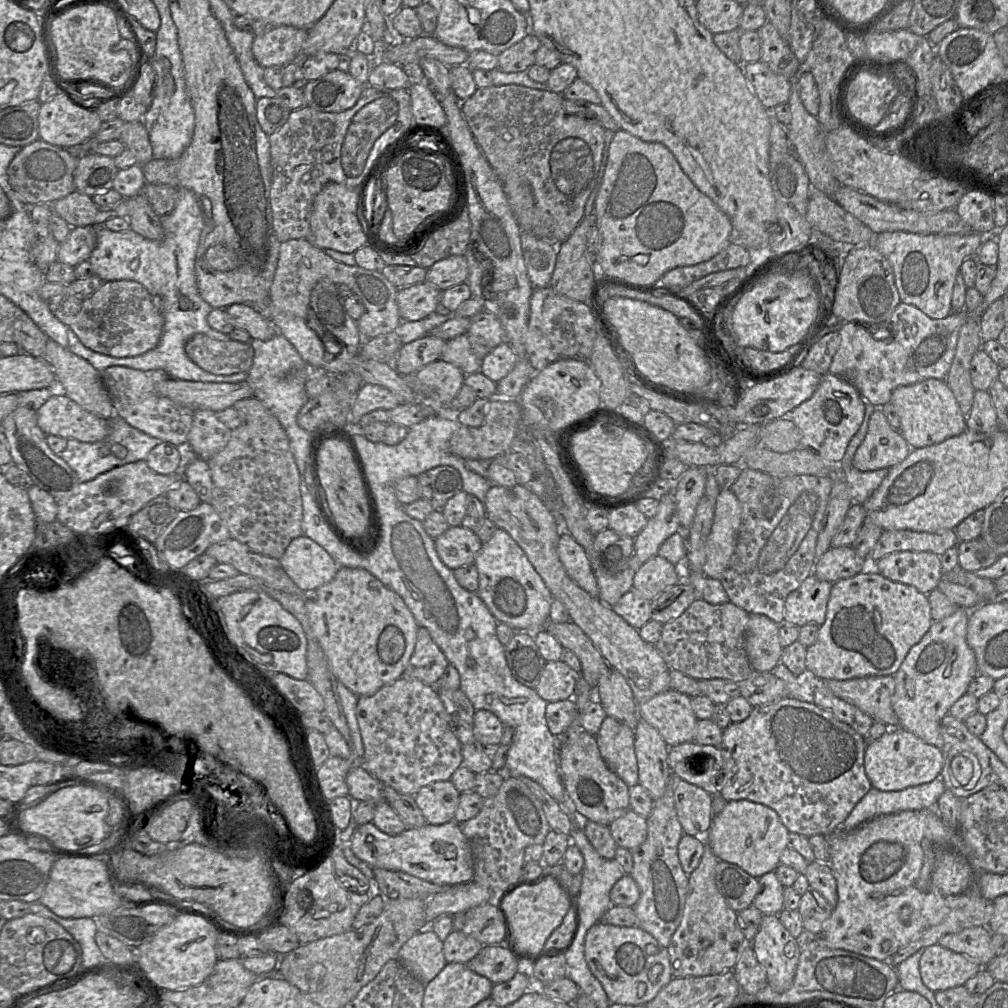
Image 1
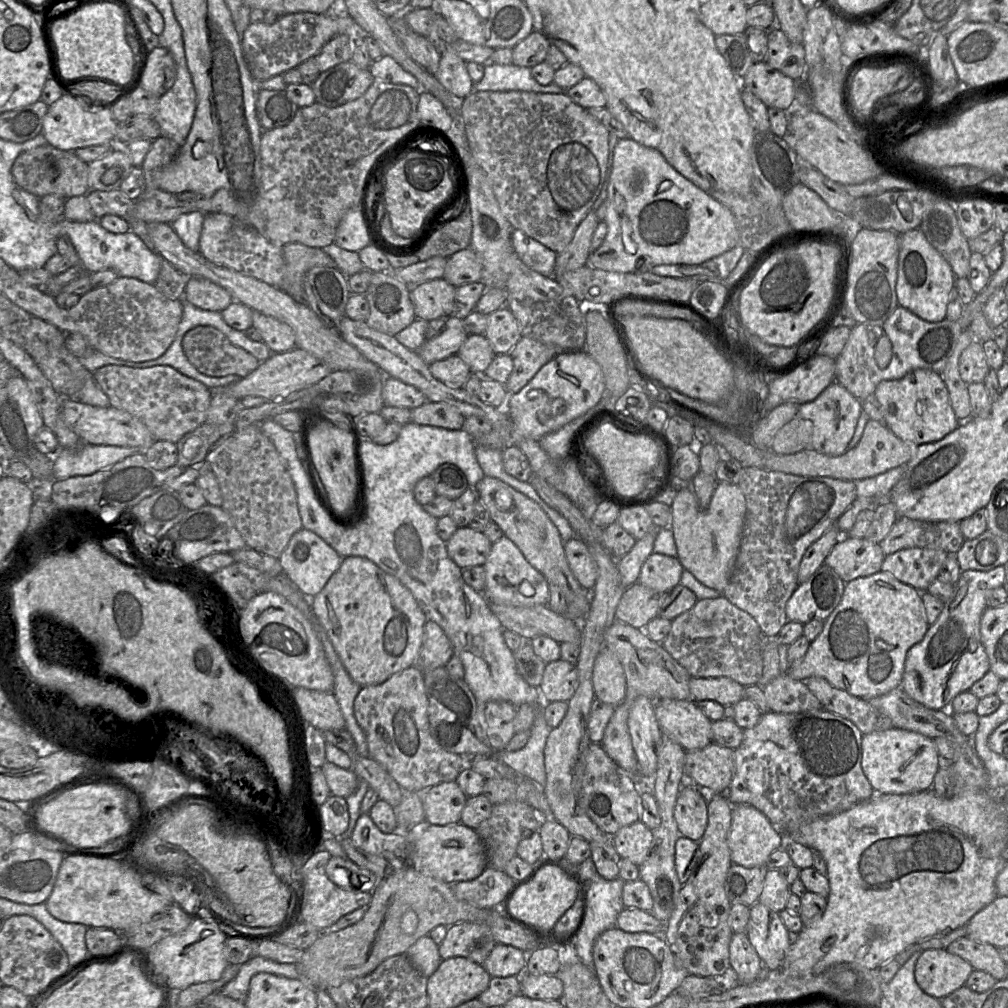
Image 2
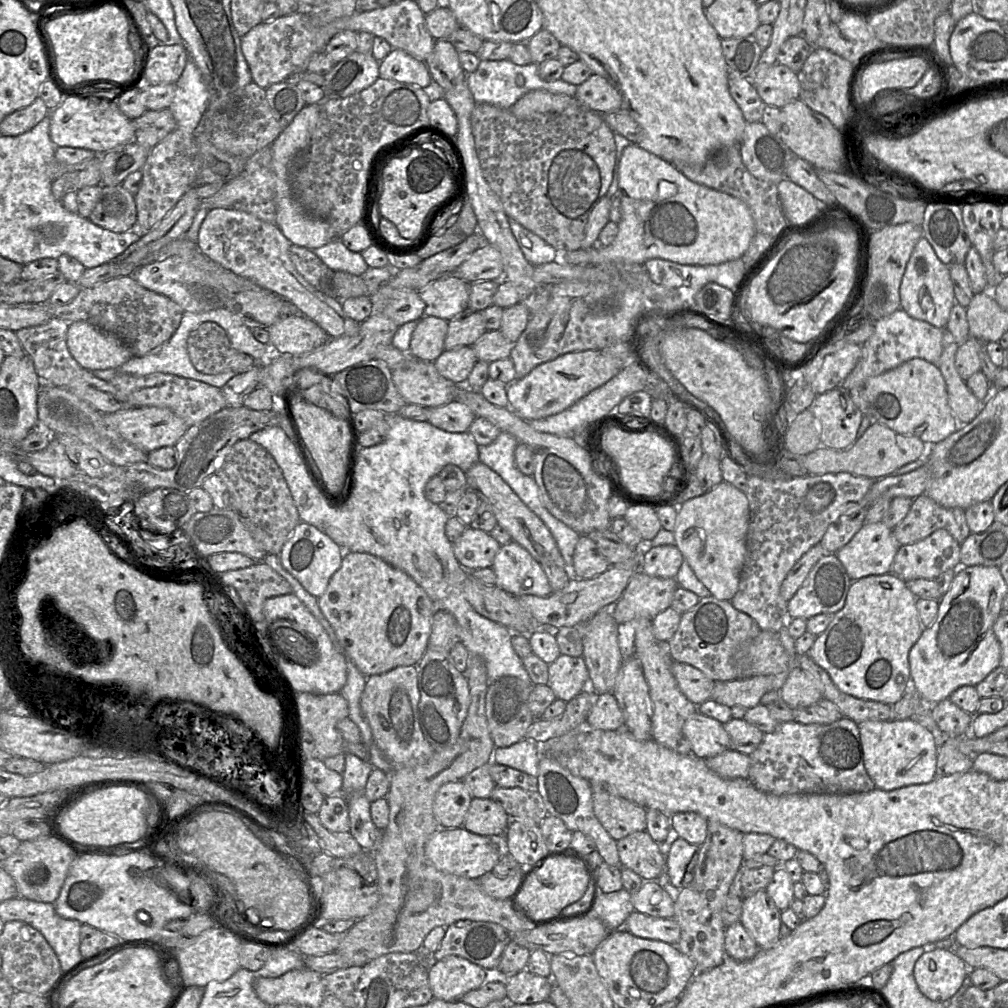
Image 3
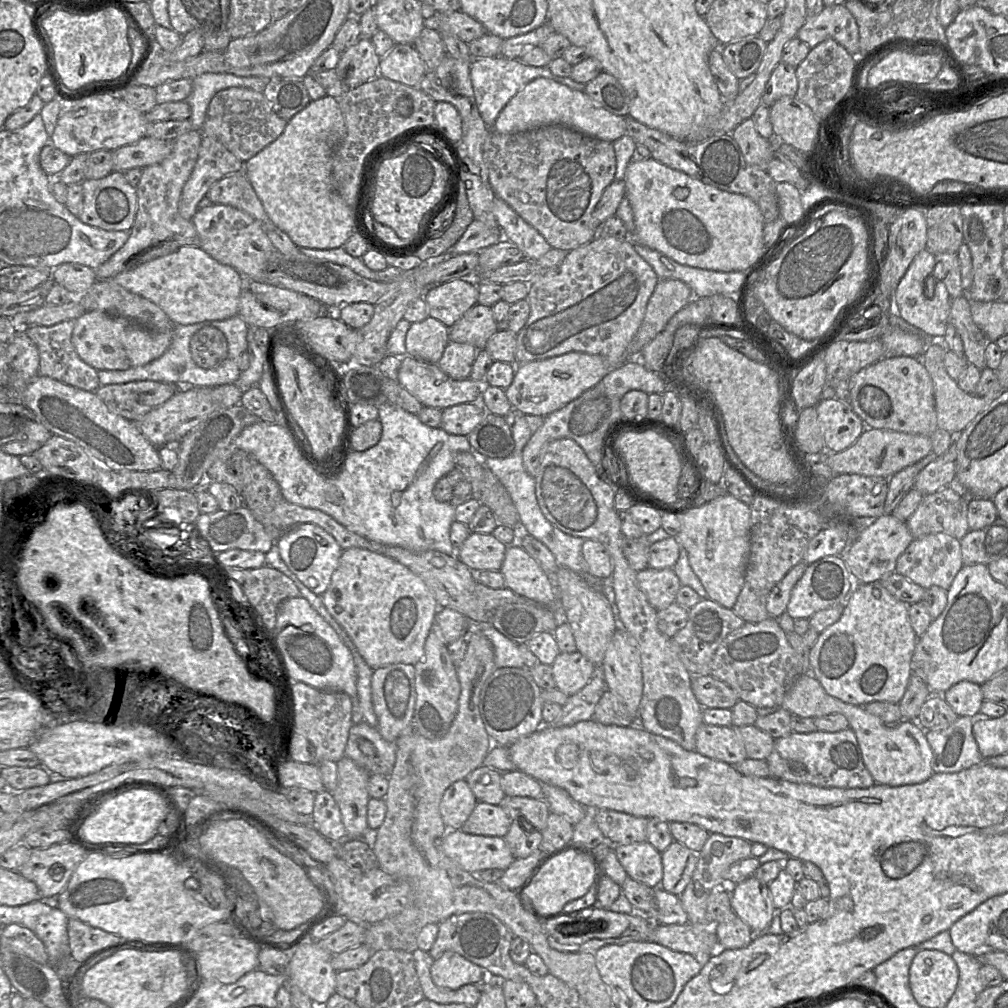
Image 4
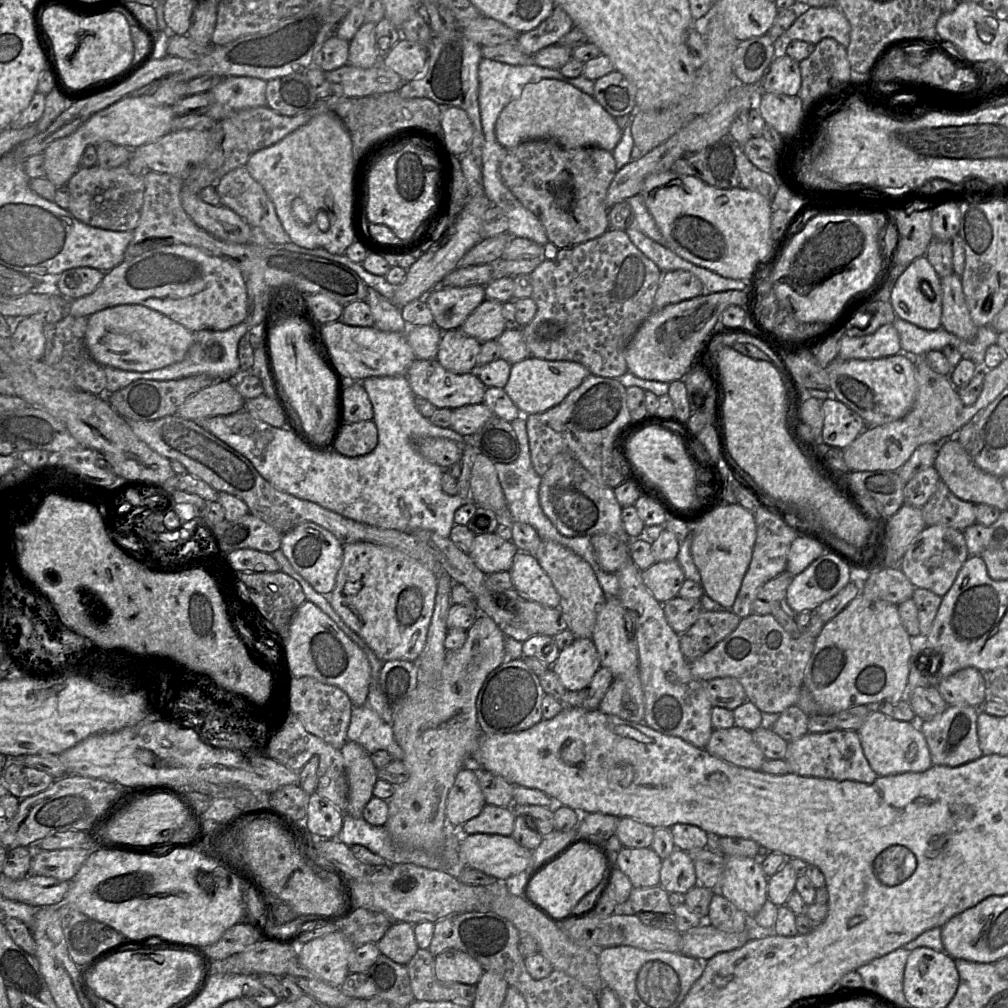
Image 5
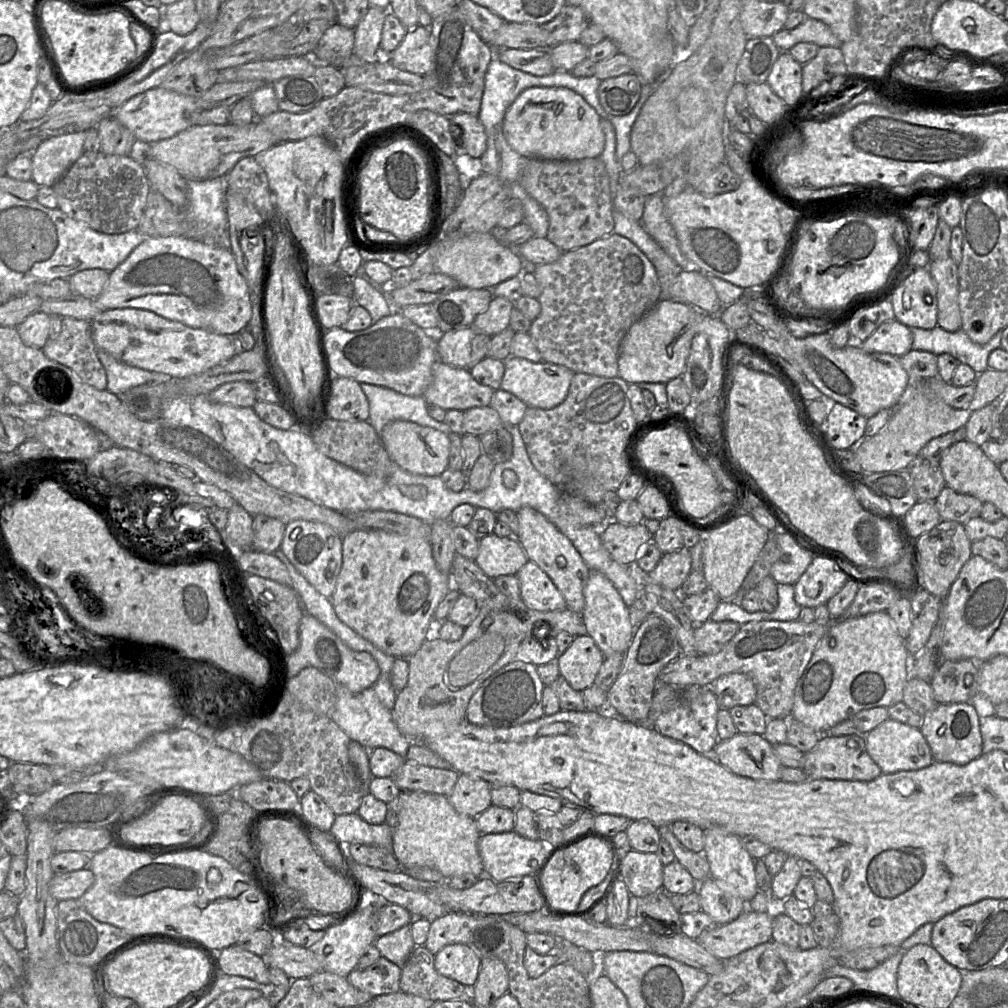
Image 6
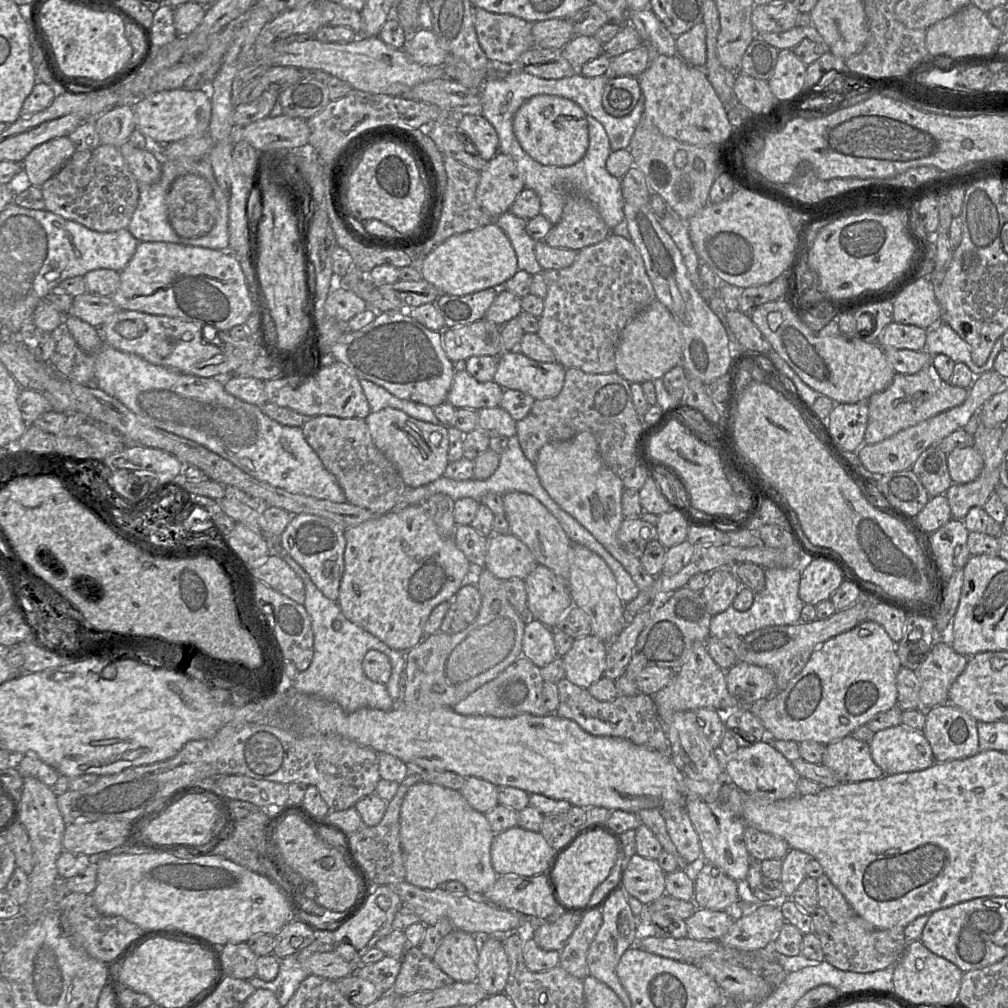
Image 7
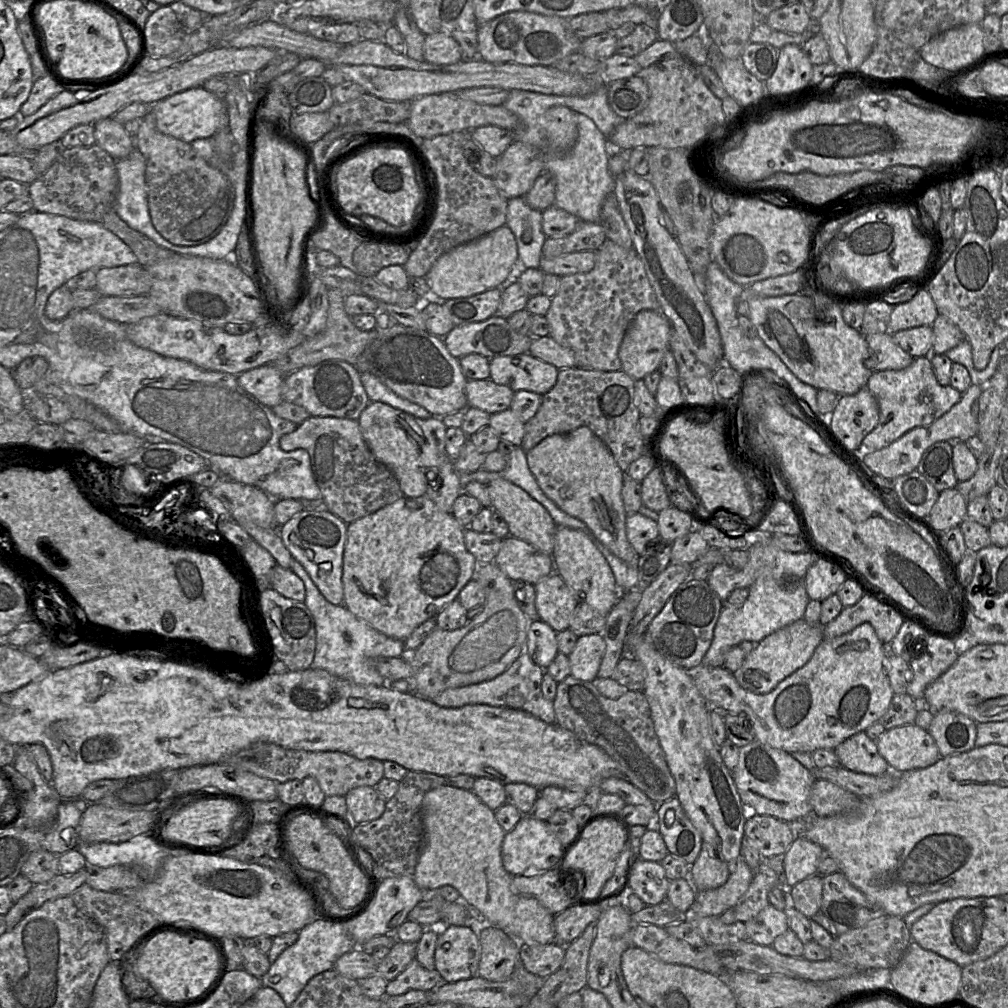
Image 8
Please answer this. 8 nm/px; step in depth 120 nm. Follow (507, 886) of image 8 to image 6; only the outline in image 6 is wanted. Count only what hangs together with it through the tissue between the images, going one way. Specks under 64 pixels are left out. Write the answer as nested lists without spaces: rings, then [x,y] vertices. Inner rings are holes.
[[[400,791],[393,854],[402,868],[429,867],[440,872],[445,879],[463,874],[480,878],[484,876],[478,850],[480,836],[476,818],[457,812],[447,796],[424,791]]]

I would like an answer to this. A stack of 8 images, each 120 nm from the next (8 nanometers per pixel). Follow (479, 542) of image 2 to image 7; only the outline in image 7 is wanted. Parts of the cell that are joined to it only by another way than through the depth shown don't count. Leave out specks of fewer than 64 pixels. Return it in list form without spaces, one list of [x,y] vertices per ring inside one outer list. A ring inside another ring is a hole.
[[[510,532],[489,537],[484,568],[499,580],[525,579],[537,565],[529,548]]]

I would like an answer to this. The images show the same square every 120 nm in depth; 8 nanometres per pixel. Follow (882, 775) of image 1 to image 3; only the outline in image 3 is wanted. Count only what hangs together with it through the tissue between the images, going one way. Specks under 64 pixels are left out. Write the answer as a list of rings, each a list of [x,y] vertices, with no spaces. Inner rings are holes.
[[[914,719],[866,720],[858,724],[863,764],[875,788],[893,790],[936,777],[938,736]]]

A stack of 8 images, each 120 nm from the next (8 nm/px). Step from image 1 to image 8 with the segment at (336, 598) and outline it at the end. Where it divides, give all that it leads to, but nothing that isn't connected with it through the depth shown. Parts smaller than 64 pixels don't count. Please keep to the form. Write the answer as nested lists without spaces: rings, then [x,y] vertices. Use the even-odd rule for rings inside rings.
[[[421,495],[417,497],[403,496],[395,502],[386,505],[377,511],[354,520],[347,524],[346,543],[342,559],[342,585],[343,604],[358,618],[366,621],[374,629],[384,635],[405,640],[424,621],[436,617],[437,614],[450,602],[457,599],[461,589],[475,577],[478,563],[475,557],[467,550],[464,543],[464,531],[460,522],[451,514],[441,510],[429,497]]]

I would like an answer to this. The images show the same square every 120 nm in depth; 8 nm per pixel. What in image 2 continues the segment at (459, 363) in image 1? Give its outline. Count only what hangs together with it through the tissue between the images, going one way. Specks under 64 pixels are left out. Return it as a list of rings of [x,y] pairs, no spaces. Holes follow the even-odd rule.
[[[468,335],[457,355],[469,366],[472,374],[484,377],[495,353],[484,335]]]

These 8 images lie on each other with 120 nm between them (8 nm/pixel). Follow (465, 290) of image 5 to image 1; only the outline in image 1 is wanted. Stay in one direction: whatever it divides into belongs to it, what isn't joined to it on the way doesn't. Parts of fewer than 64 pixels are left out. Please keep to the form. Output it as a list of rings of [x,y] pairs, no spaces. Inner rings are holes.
[[[427,281],[398,288],[396,303],[402,321],[419,321],[435,312],[442,291]]]

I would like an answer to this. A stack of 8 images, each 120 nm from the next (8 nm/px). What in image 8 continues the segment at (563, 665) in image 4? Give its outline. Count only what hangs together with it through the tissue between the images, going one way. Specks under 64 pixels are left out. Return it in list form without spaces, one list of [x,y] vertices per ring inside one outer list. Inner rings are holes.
[[[602,633],[578,637],[575,647],[568,655],[571,676],[583,681],[594,681],[606,650]]]

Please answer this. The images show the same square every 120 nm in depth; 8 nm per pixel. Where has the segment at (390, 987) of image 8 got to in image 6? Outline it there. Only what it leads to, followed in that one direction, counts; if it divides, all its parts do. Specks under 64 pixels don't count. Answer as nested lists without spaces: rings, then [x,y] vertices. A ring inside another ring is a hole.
[[[415,946],[401,967],[399,988],[432,1001],[470,999],[470,988],[435,970],[434,955],[424,946]]]

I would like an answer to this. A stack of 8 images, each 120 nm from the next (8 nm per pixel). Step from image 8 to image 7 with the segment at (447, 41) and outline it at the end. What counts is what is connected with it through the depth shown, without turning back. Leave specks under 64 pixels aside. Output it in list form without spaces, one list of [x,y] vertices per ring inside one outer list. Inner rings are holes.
[[[419,28],[404,46],[406,54],[416,63],[443,66],[445,51],[439,47],[431,29]]]

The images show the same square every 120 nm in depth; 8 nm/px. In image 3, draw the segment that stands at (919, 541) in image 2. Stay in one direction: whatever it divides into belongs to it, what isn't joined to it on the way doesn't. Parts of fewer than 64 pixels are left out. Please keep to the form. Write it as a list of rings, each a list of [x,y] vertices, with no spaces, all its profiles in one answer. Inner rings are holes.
[[[925,494],[912,500],[911,507],[892,533],[898,545],[916,543],[938,529],[947,530],[960,544],[971,533],[961,508],[941,506]]]

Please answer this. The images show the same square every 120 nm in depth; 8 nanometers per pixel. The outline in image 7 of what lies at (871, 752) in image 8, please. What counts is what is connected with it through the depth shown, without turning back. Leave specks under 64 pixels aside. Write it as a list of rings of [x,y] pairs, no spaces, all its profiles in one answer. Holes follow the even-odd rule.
[[[850,734],[826,745],[821,764],[831,769],[840,783],[873,780],[884,775],[871,757],[869,741],[857,739]]]

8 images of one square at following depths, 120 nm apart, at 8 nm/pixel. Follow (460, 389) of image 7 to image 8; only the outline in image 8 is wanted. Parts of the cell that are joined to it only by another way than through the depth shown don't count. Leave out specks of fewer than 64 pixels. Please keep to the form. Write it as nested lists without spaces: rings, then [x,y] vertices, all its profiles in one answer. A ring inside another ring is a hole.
[[[490,378],[467,380],[465,385],[468,406],[481,409],[489,414],[510,408],[514,393],[509,387],[496,384]]]

